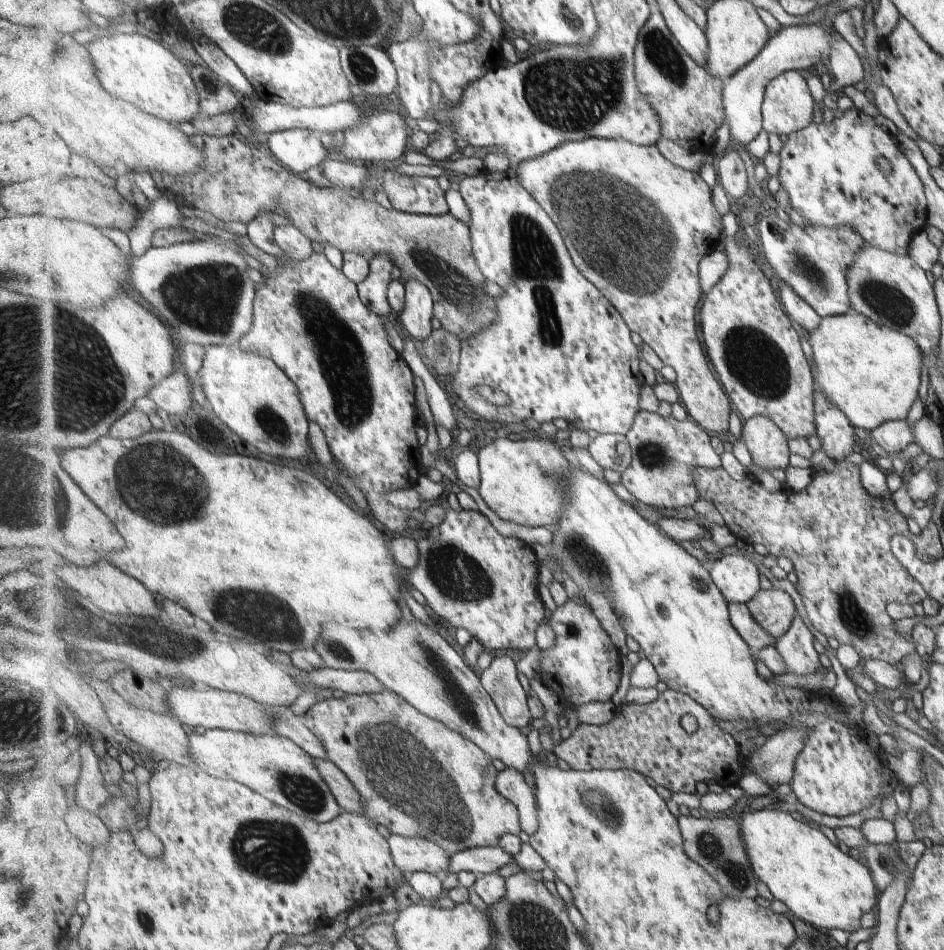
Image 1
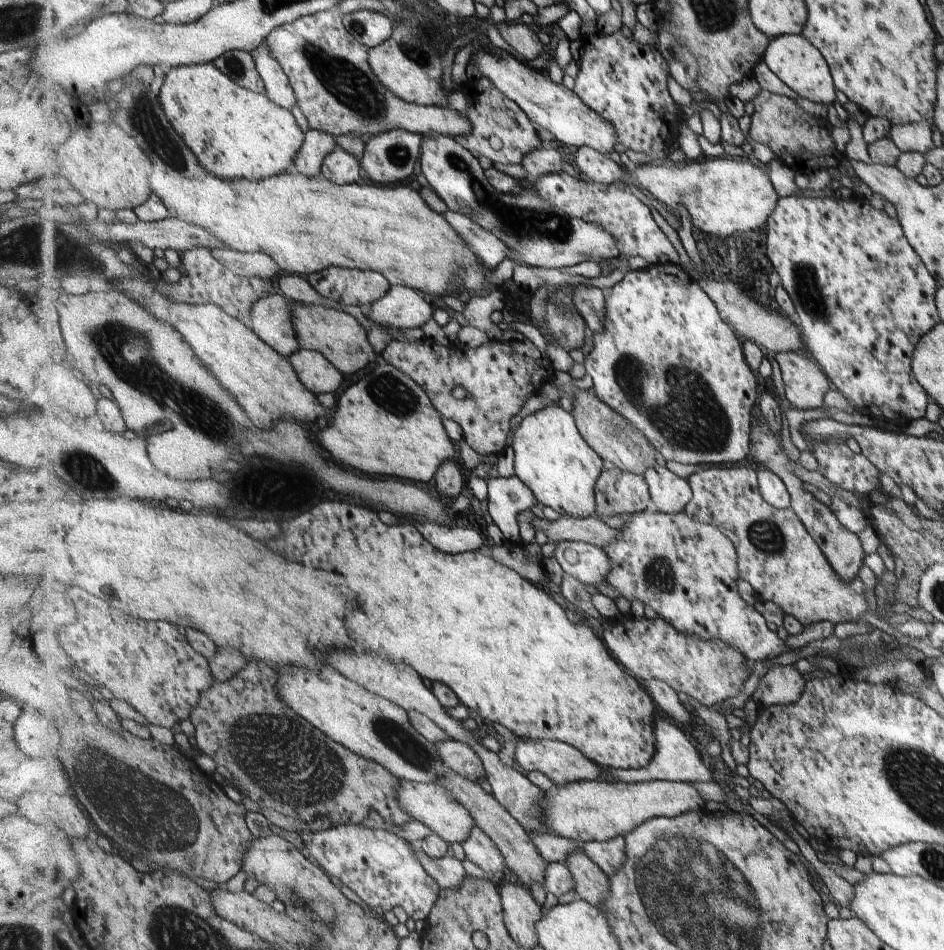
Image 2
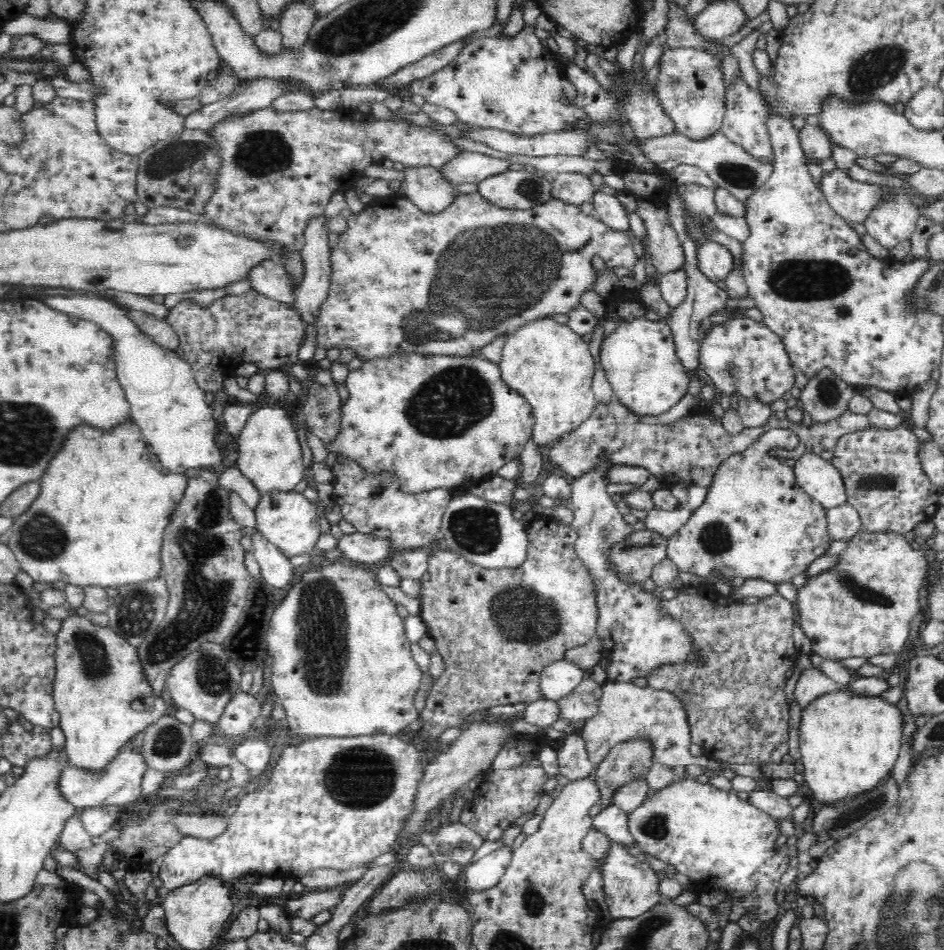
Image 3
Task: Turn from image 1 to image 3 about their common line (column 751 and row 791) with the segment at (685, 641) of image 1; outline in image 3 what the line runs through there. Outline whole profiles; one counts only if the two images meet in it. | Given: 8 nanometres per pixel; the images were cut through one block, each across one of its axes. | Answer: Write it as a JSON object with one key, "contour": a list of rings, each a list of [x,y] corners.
{"contour":[[[686,778],[666,784],[664,788],[649,788],[644,803],[633,812],[628,813],[628,831],[636,842],[638,852],[644,852],[646,857],[660,866],[670,864],[677,872],[685,874],[690,881],[716,880],[722,882],[724,890],[729,890],[728,902],[729,922],[736,923],[738,918],[748,909],[753,909],[762,920],[762,927],[776,923],[778,915],[777,893],[779,880],[789,868],[789,855],[775,849],[780,830],[778,821],[768,813],[760,811],[751,803],[740,799],[738,795],[723,791],[710,783],[701,784],[696,778]]]}

